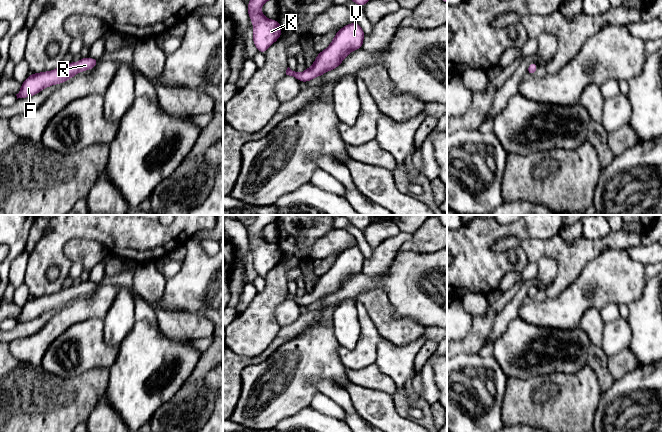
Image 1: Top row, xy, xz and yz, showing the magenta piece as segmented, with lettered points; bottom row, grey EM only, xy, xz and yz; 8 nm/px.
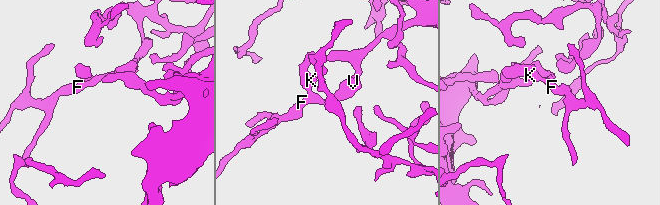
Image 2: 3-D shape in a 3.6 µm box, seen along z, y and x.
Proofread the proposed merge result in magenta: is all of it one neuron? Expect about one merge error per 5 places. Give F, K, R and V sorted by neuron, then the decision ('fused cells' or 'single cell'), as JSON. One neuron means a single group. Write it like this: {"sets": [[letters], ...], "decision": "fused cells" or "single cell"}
{"sets": [["F", "K", "R", "V"]], "decision": "single cell"}

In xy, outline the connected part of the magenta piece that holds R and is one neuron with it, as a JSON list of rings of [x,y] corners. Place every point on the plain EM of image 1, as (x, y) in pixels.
[[[87,281],[82,282],[77,287],[71,286],[61,289],[54,295],[33,297],[22,307],[21,314],[16,318],[17,323],[36,319],[46,311],[64,307],[68,303],[74,301],[78,296],[90,294],[98,287],[98,283]]]

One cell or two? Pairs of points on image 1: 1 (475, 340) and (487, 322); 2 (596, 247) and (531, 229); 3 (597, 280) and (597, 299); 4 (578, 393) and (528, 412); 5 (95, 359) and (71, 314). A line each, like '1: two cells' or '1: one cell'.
1: one cell
2: two cells
3: one cell
4: one cell
5: two cells

